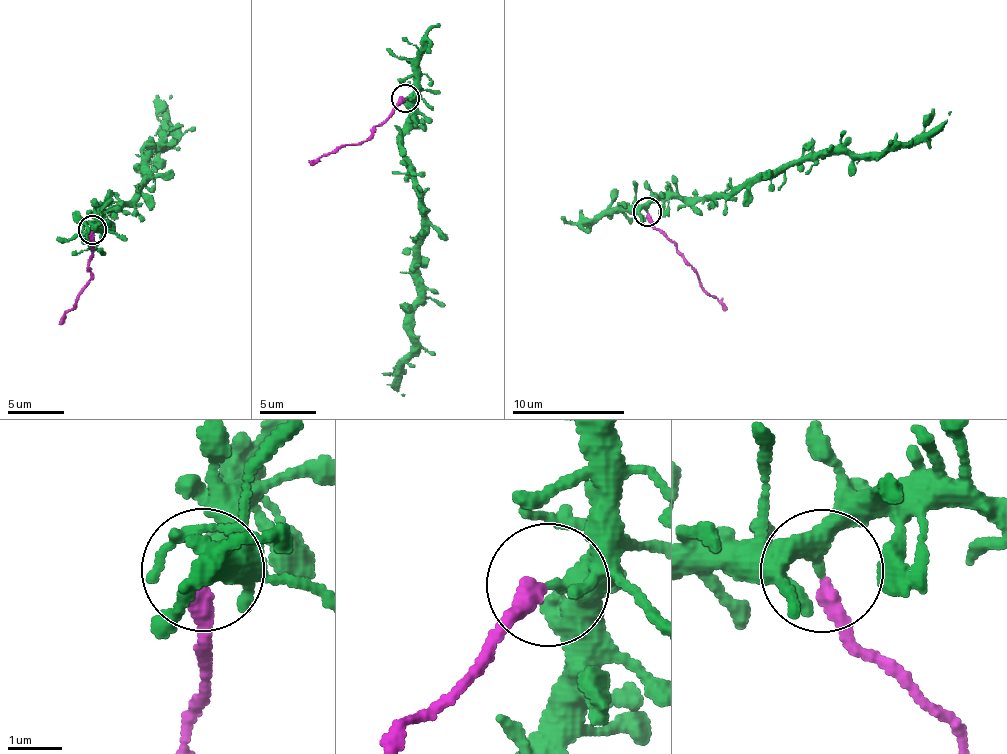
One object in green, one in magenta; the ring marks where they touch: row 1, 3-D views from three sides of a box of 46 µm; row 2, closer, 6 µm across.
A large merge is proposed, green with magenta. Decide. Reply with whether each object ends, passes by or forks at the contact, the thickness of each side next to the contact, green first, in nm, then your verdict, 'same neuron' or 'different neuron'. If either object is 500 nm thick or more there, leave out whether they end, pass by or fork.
green passes by; magenta ends there; 280 nm thick on the green side, 280 nm on the other; different neuron

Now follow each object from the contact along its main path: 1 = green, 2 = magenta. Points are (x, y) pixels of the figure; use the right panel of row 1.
1: (647, 212), (660, 199), (712, 200), (749, 188), (809, 158), (885, 155), (937, 129), (947, 112)
2: (647, 212), (654, 226), (676, 246), (699, 287), (725, 311)

